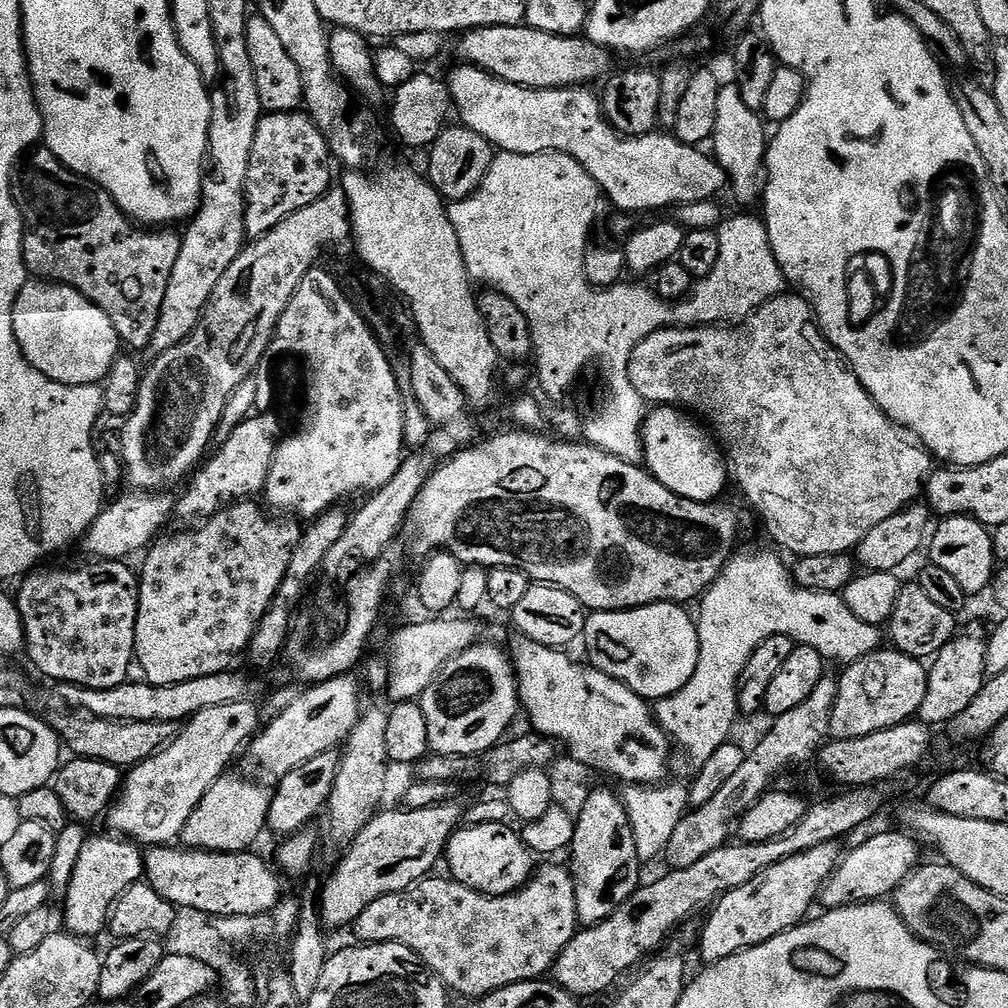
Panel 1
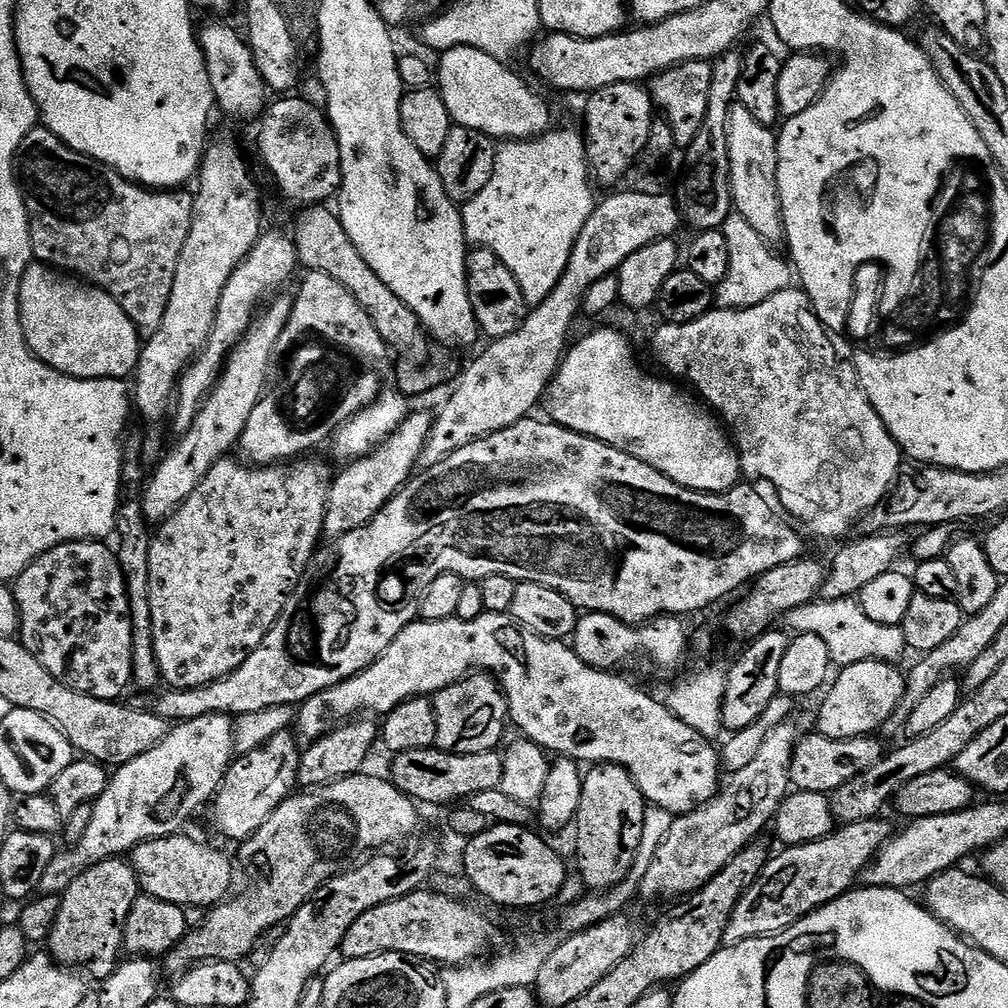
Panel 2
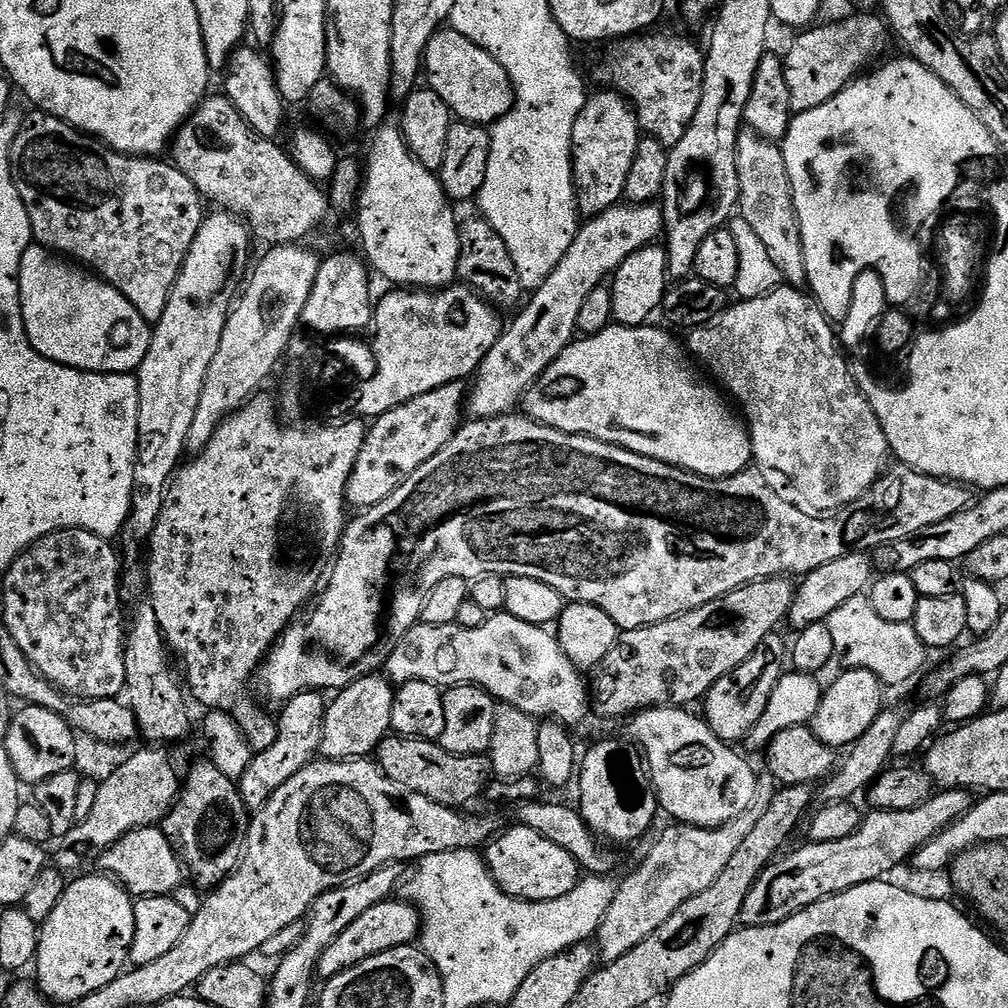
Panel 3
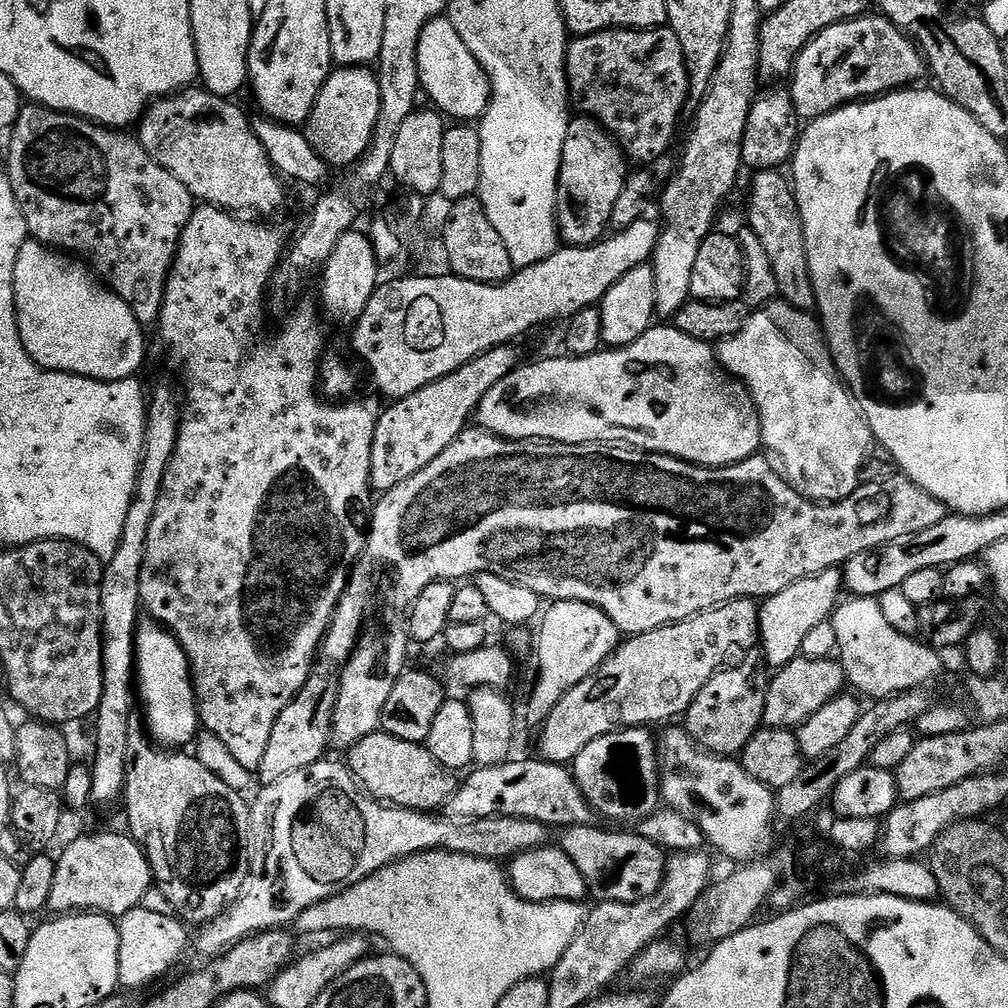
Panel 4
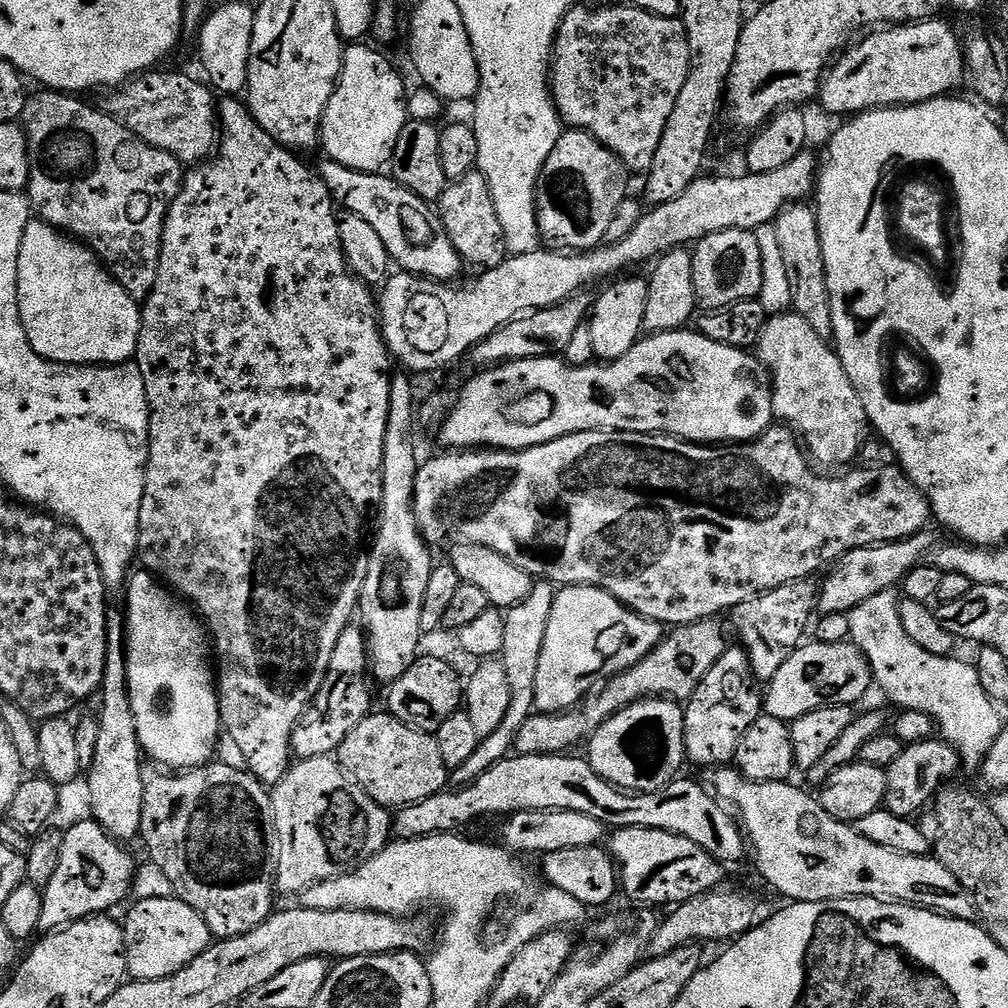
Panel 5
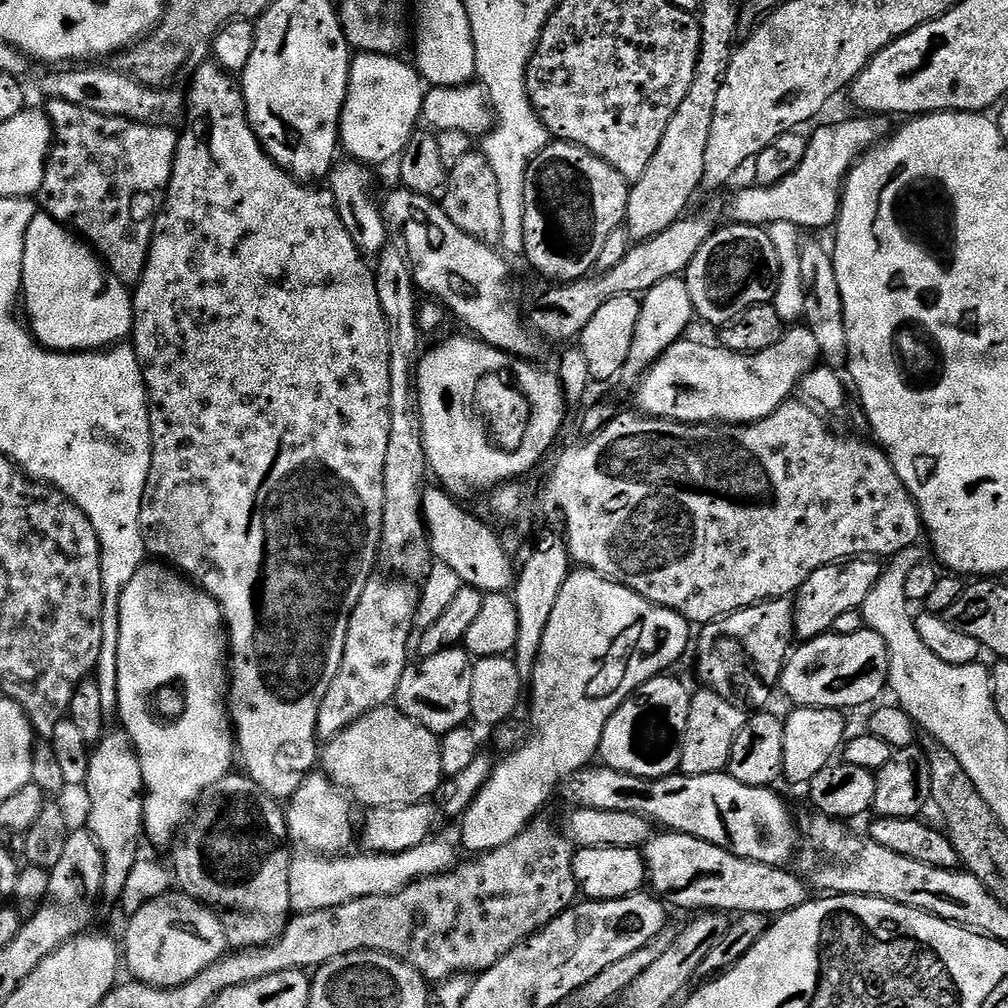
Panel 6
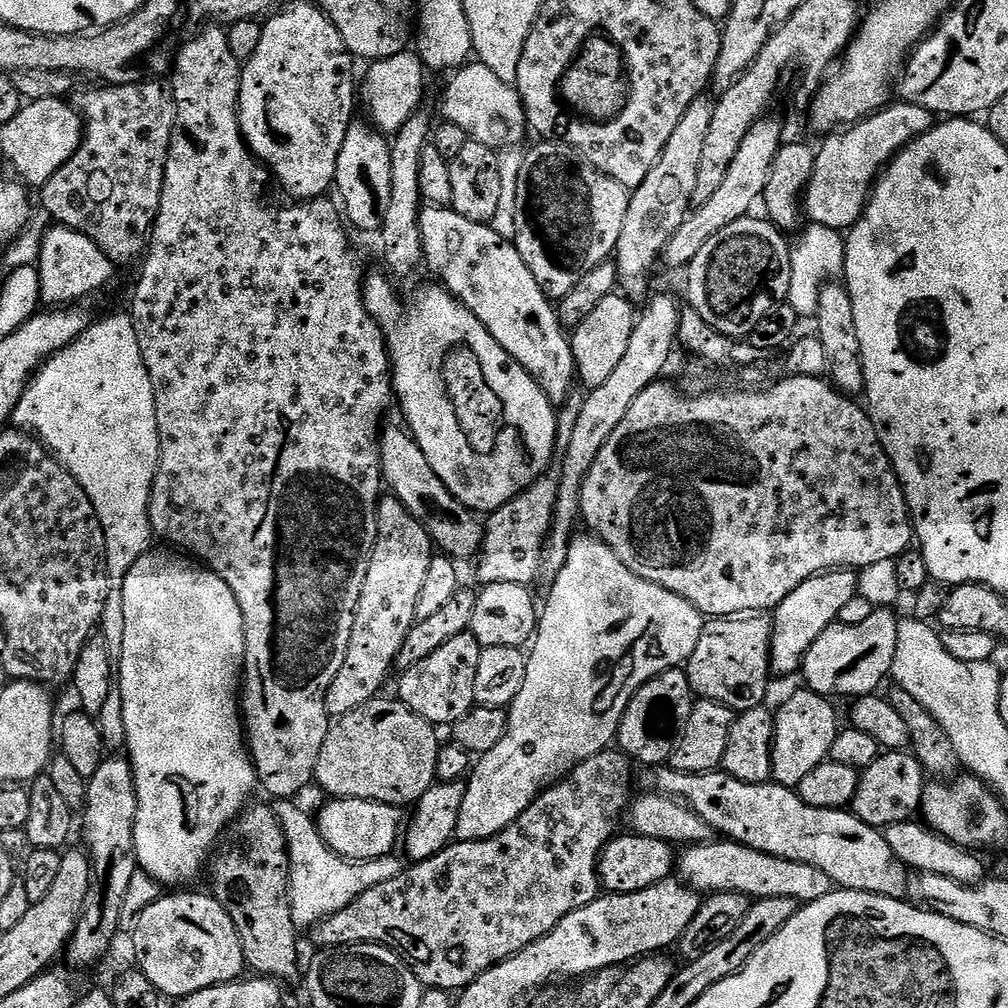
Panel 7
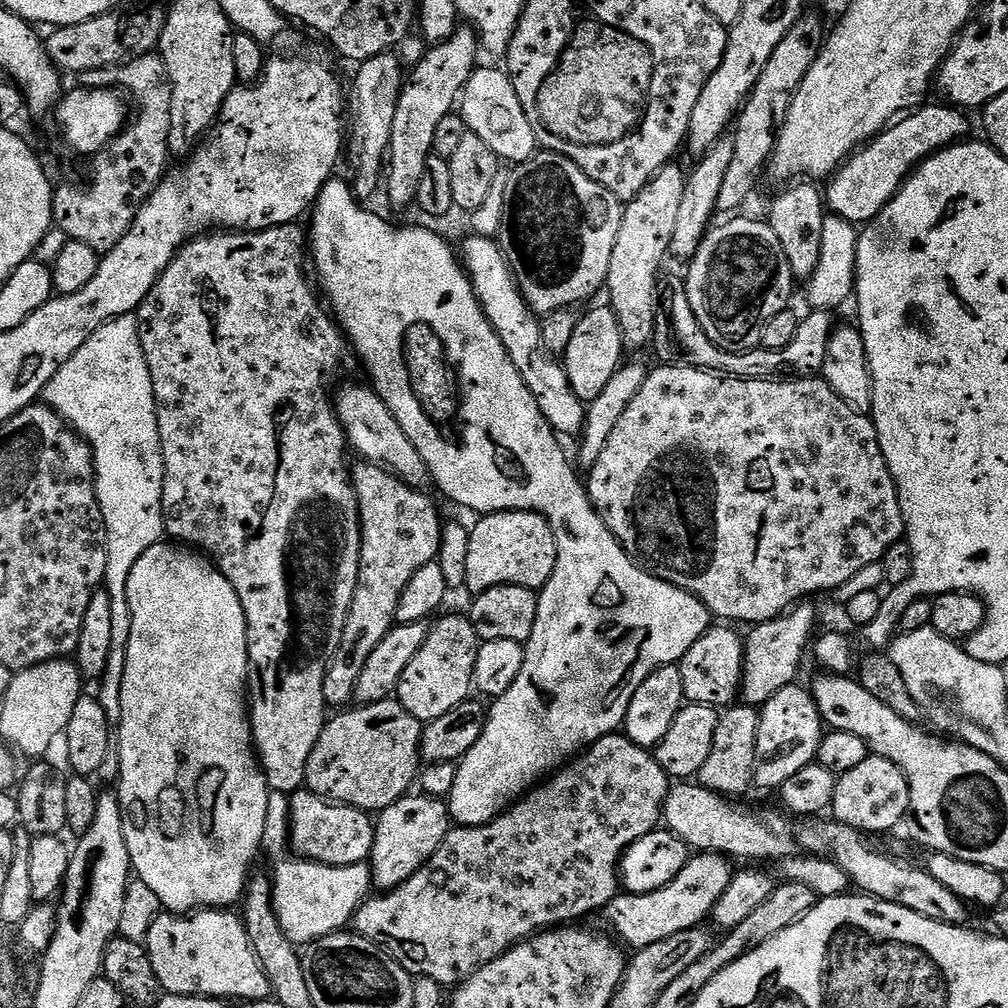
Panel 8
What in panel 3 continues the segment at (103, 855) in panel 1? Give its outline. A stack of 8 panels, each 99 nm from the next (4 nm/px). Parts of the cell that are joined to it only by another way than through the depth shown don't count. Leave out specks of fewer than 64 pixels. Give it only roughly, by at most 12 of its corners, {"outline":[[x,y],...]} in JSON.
{"outline":[[111,875],[65,887],[40,925],[45,1000],[74,1006],[125,971],[133,897]]}

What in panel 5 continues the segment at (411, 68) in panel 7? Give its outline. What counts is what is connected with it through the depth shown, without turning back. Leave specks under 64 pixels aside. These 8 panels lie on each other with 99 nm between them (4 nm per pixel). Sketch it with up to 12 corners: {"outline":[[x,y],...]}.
{"outline":[[365,43],[344,49],[320,124],[325,155],[381,171],[408,88]]}

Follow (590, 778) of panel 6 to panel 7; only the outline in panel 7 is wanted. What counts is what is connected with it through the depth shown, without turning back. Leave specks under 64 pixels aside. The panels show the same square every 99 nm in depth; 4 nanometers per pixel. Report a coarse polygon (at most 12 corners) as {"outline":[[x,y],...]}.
{"outline":[[660,766],[645,789],[714,833],[903,900],[910,870],[851,810]]}

